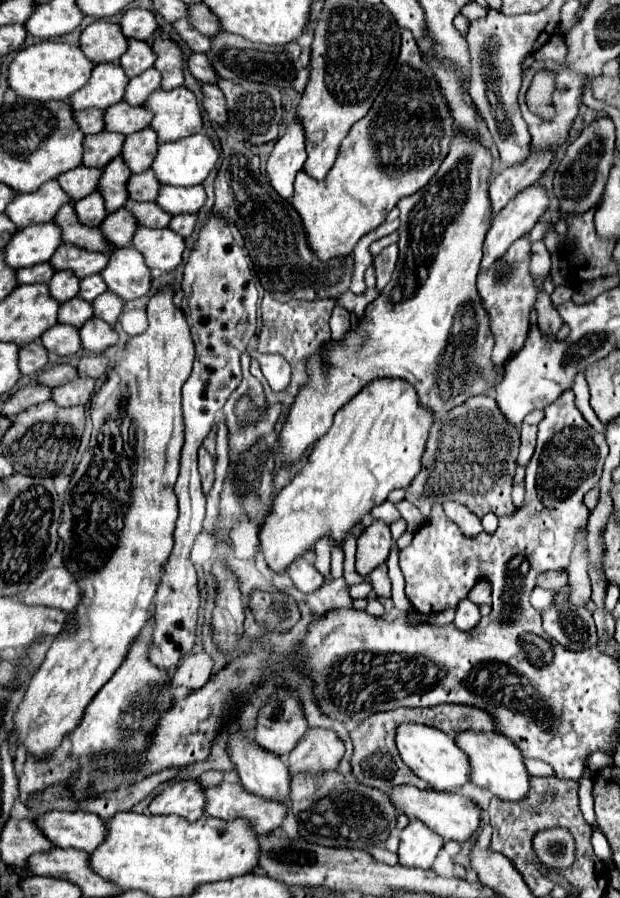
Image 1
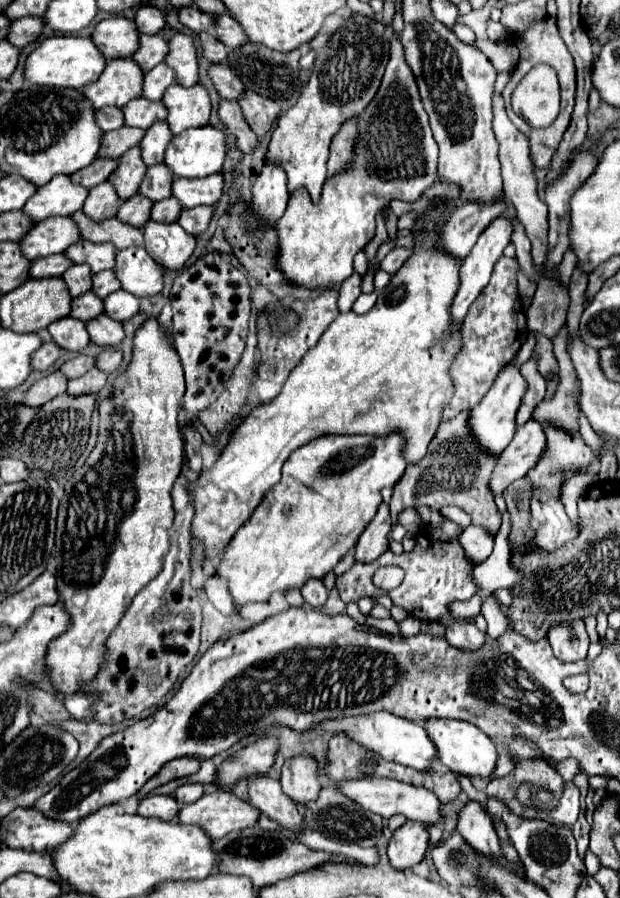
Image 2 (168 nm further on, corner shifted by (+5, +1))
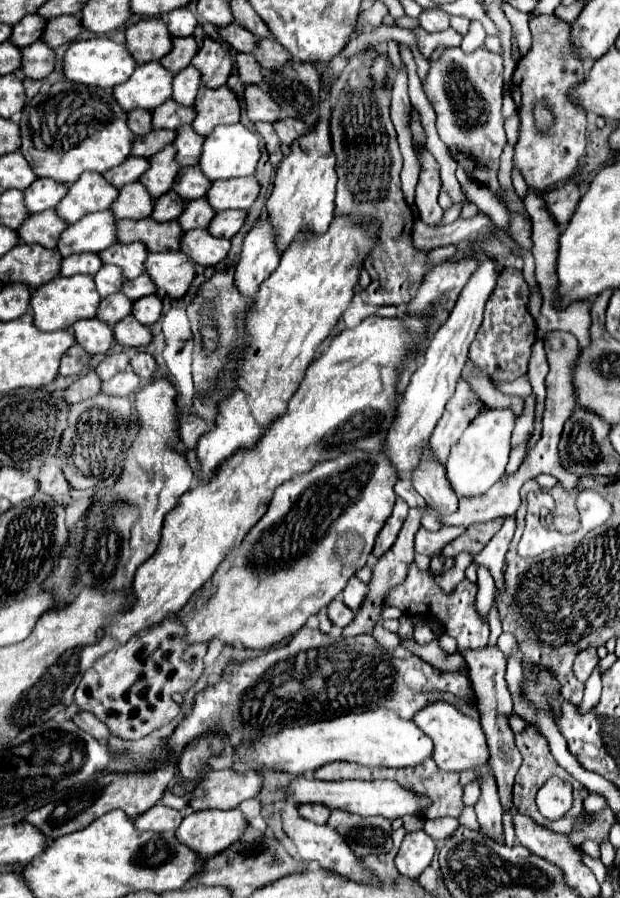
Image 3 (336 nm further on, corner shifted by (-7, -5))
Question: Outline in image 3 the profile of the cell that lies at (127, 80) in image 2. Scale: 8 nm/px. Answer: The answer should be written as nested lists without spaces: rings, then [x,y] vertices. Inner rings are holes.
[[[158,61],[138,65],[132,77],[114,87],[114,99],[124,111],[156,109],[172,95],[172,73]]]

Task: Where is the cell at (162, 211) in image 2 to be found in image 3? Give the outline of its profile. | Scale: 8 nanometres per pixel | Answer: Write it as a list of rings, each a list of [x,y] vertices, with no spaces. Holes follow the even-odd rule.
[[[192,199],[186,203],[184,213],[178,217],[178,223],[184,231],[188,229],[206,229],[208,221],[214,217],[212,207],[204,199]]]

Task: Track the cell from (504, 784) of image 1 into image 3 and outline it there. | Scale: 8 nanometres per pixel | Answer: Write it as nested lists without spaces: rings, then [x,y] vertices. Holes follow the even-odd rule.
[[[438,703],[428,705],[420,713],[416,713],[414,723],[434,741],[434,753],[432,759],[442,771],[456,771],[462,773],[466,769],[478,769],[484,767],[490,761],[490,749],[486,743],[486,735],[482,731],[480,721],[460,713],[450,703]]]

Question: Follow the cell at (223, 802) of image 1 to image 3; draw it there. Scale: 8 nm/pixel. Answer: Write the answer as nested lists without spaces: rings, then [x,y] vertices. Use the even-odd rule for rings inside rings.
[[[240,809],[232,811],[194,811],[186,815],[176,829],[176,837],[192,847],[200,857],[212,857],[232,843],[240,841],[248,821]]]

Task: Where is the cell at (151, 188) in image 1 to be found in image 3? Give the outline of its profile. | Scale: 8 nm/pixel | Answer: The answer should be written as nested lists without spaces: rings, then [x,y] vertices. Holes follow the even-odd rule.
[[[188,167],[188,169],[180,169],[172,191],[182,201],[192,201],[192,199],[204,197],[204,189],[208,185],[210,181],[204,177],[204,173],[200,173],[200,167]]]

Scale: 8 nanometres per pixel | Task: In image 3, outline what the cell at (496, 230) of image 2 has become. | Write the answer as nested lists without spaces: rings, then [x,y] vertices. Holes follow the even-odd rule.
[[[486,257],[480,263],[480,267],[472,273],[468,285],[462,289],[462,293],[454,305],[450,317],[442,323],[442,327],[434,333],[432,341],[428,343],[426,357],[424,357],[422,365],[414,371],[410,385],[404,391],[404,401],[396,411],[396,419],[394,419],[394,425],[390,427],[390,433],[386,437],[386,449],[384,449],[384,453],[392,459],[394,467],[398,469],[398,475],[410,473],[412,467],[416,467],[424,443],[432,435],[436,421],[444,413],[444,405],[448,403],[448,399],[452,397],[452,393],[456,389],[456,383],[458,383],[460,373],[466,363],[468,347],[474,341],[474,335],[482,323],[484,305],[486,305],[488,297],[492,295],[492,291],[496,289],[498,273],[500,273],[500,265],[492,257]]]

